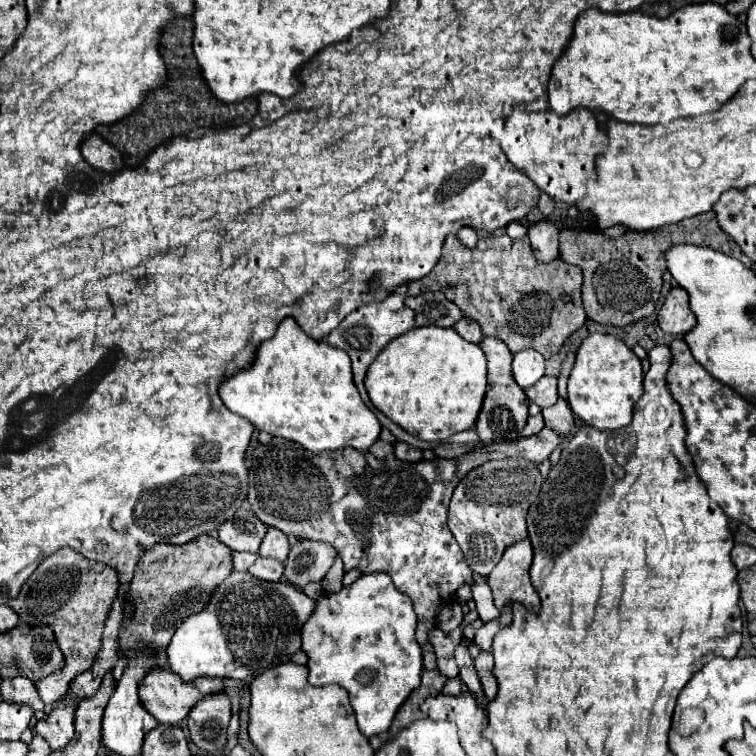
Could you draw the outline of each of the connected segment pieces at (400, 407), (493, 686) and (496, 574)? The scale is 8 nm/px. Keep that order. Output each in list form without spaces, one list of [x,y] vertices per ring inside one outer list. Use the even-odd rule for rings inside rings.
[[[415,326],[409,332],[389,340],[381,354],[375,356],[365,374],[367,394],[377,410],[387,418],[399,424],[409,434],[415,434],[421,440],[449,440],[455,432],[469,430],[475,426],[479,408],[483,404],[487,386],[487,362],[477,344],[463,340],[453,328],[441,326]]]
[[[479,652],[479,656],[475,658],[475,670],[479,674],[485,698],[493,700],[497,694],[497,682],[493,678],[493,654],[491,652]]]
[[[527,538],[505,548],[499,564],[487,576],[497,610],[511,602],[521,602],[531,612],[539,610],[539,594],[529,580],[531,558],[533,548]]]

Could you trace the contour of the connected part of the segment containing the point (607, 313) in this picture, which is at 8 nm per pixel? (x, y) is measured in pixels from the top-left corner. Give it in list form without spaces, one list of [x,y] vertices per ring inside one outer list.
[[[705,212],[701,216],[683,220],[681,224],[665,226],[653,232],[625,232],[621,238],[605,238],[599,230],[571,230],[565,228],[559,234],[561,240],[561,260],[567,264],[575,264],[583,270],[583,306],[591,320],[599,324],[611,324],[611,326],[627,326],[635,320],[641,320],[649,316],[659,302],[661,294],[661,276],[667,270],[667,264],[663,260],[663,254],[673,244],[697,244],[715,248],[727,256],[733,256],[741,260],[747,268],[753,266],[753,262],[743,254],[743,250],[733,242],[731,236],[727,236],[723,230],[719,230],[715,212]]]

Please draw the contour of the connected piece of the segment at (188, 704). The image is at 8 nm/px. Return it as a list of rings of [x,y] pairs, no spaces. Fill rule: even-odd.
[[[159,666],[159,668],[149,670],[149,674],[143,676],[143,680],[139,684],[139,700],[141,700],[143,708],[149,714],[153,714],[153,718],[157,722],[161,722],[161,724],[177,724],[177,722],[181,722],[189,714],[189,710],[193,708],[193,704],[197,704],[197,700],[201,700],[209,692],[223,692],[221,678],[215,678],[215,676],[199,676],[197,680],[183,682],[167,666]]]

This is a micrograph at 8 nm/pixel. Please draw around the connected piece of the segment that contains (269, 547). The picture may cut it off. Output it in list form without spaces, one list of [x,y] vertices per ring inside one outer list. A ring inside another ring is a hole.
[[[269,528],[259,546],[259,554],[263,558],[275,558],[279,562],[285,562],[289,548],[291,548],[291,544],[289,544],[287,536],[277,528]]]

